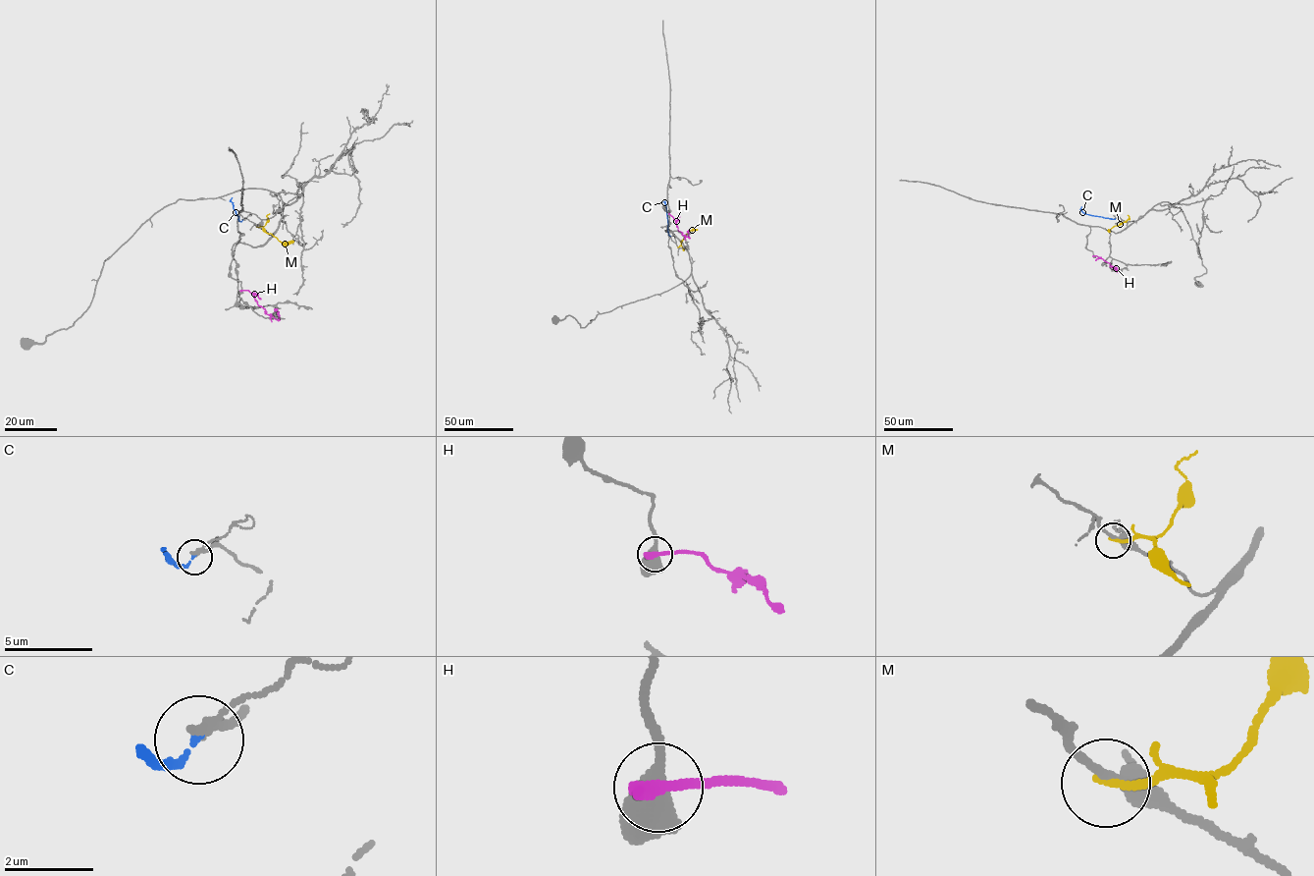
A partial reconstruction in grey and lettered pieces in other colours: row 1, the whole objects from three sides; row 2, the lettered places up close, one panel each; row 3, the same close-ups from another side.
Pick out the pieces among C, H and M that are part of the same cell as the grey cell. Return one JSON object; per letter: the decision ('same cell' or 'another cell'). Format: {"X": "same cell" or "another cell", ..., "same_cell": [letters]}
{"C": "another cell", "H": "another cell", "M": "another cell", "same_cell": []}

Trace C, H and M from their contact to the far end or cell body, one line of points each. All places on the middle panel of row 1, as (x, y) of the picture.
C: (670, 236), (664, 202)
H: (669, 214), (677, 230), (689, 238), (688, 230)
M: (677, 246), (685, 235), (697, 229)

